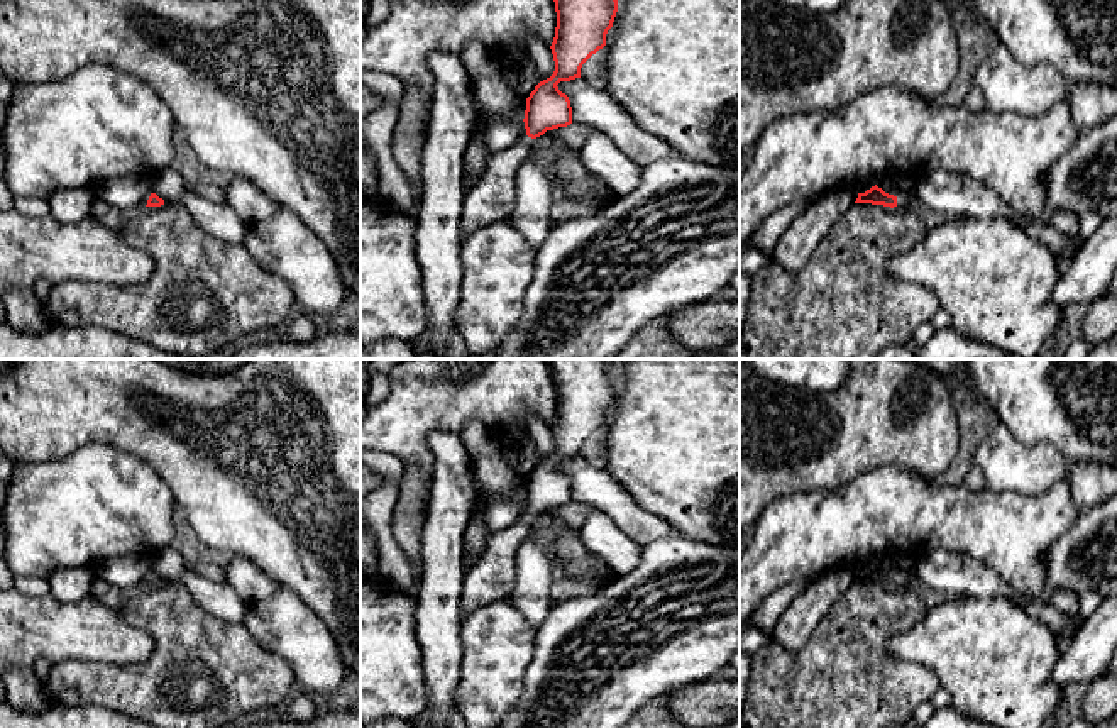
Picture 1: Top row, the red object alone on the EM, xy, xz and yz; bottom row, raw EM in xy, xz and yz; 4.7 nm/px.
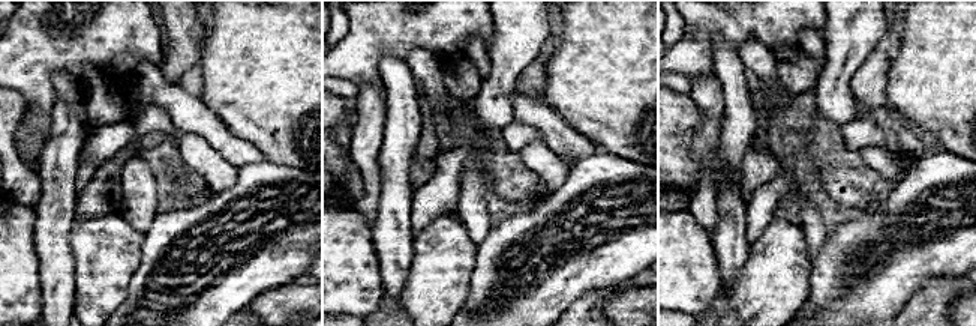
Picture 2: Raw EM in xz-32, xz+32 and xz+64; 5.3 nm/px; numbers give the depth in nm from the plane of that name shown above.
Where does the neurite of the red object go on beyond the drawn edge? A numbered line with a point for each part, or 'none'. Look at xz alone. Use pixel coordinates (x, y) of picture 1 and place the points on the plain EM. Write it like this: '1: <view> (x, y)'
1: xz (491, 578)

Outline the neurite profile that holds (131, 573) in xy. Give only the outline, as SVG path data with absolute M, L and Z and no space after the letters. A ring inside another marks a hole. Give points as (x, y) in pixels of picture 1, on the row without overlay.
M118 555L91 565L96 577L103 577L110 586L137 591L146 586L152 567L149 557Z

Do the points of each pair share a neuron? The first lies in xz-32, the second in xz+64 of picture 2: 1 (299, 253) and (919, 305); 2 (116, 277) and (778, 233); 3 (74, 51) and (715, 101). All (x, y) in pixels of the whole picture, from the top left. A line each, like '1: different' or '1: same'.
1: different
2: same
3: different

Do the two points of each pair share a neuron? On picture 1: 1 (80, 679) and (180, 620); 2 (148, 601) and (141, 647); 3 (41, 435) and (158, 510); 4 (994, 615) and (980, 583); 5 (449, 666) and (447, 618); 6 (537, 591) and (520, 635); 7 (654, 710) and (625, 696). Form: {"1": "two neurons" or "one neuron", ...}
{"1": "one neuron", "2": "two neurons", "3": "two neurons", "4": "two neurons", "5": "one neuron", "6": "two neurons", "7": "two neurons"}

